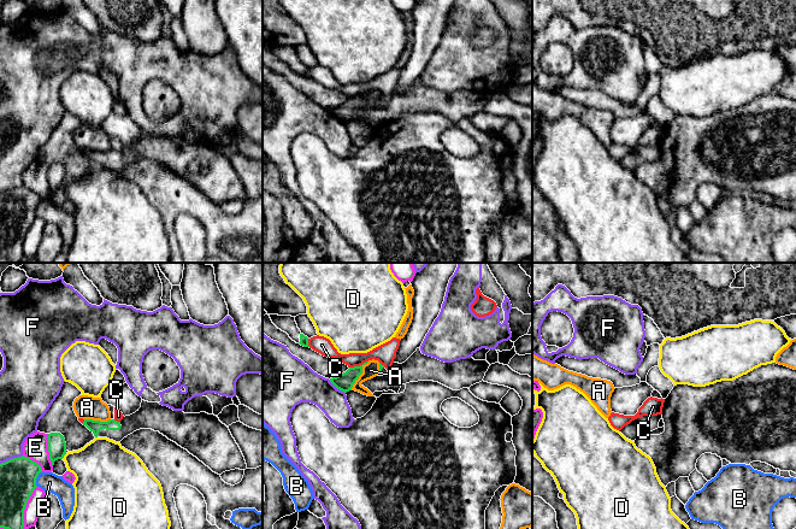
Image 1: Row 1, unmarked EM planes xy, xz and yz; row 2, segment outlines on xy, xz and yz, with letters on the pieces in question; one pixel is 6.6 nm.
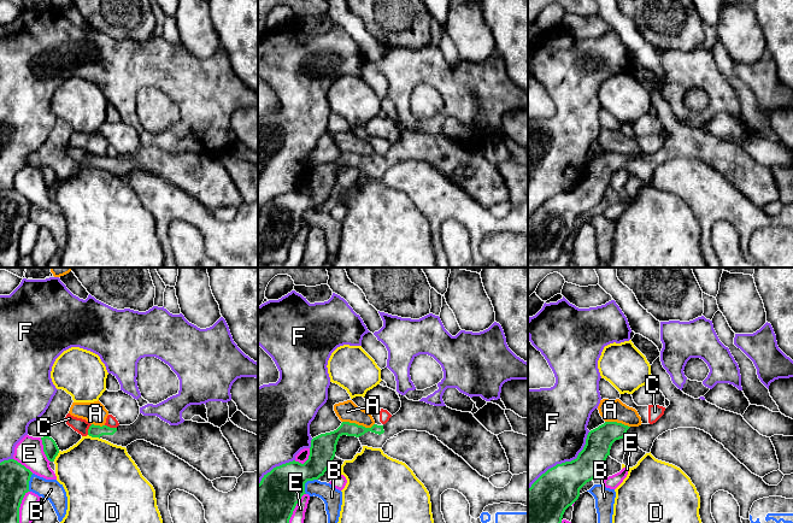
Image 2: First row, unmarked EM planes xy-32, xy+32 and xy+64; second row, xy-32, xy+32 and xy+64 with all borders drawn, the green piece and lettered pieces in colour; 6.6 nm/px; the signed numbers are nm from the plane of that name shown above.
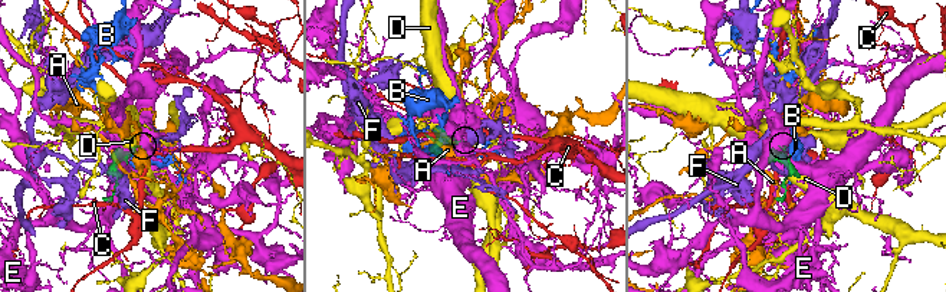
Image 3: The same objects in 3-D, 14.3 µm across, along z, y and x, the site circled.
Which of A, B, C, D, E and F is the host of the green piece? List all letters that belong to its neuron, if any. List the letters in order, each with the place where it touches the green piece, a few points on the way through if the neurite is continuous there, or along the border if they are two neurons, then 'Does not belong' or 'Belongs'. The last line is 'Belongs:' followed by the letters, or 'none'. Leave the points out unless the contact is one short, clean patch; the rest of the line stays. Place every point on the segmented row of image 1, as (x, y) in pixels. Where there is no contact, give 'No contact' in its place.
A: Touches green at xz (360, 374). Does not belong
B: Touches green at xy (36, 477). Boundary: xy (42, 471), (36, 478), (36, 486). Does not belong
C: Touches green at xz (358, 366). Does not belong
D: Touches green at xy (64, 454). Does not belong
E: Touches green at xy (24, 507). Does not belong
F: Touches green at xz (337, 388). Does not belong
Belongs: none

